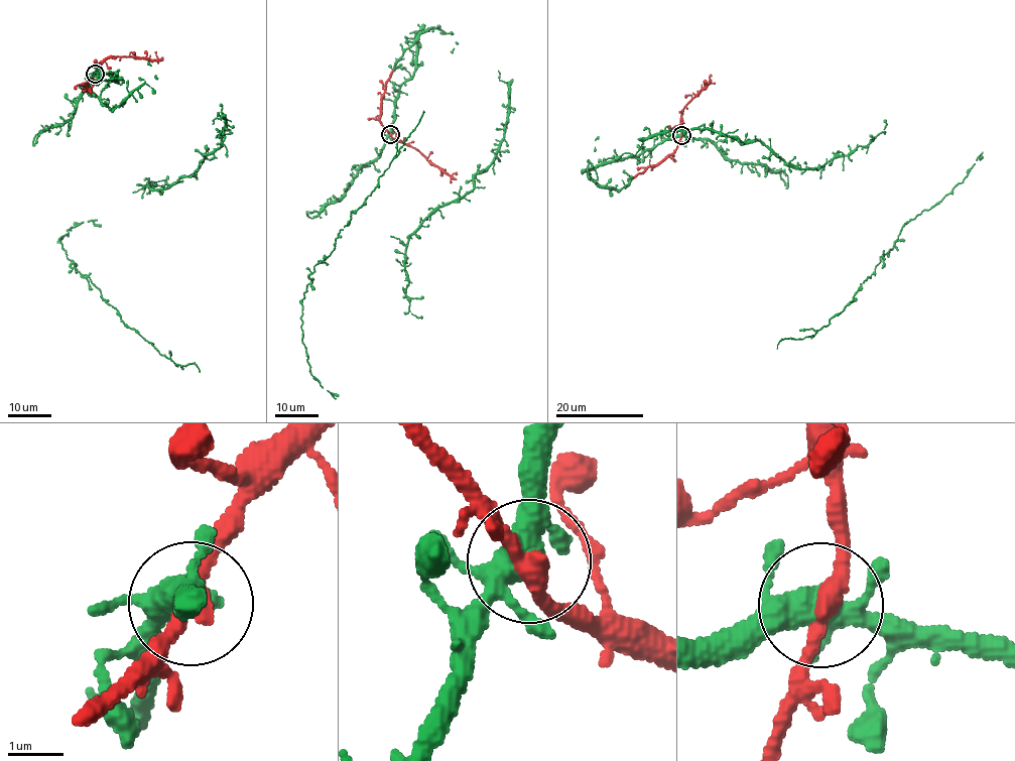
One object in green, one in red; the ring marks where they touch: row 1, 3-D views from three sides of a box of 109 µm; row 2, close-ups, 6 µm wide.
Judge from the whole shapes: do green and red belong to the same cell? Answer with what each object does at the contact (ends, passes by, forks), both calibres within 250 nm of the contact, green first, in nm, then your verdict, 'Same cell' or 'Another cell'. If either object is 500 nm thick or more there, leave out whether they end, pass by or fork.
At the ring green forks. At the ring red passes by. Thickness 400 nm (green) against 320 nm. Same cell

